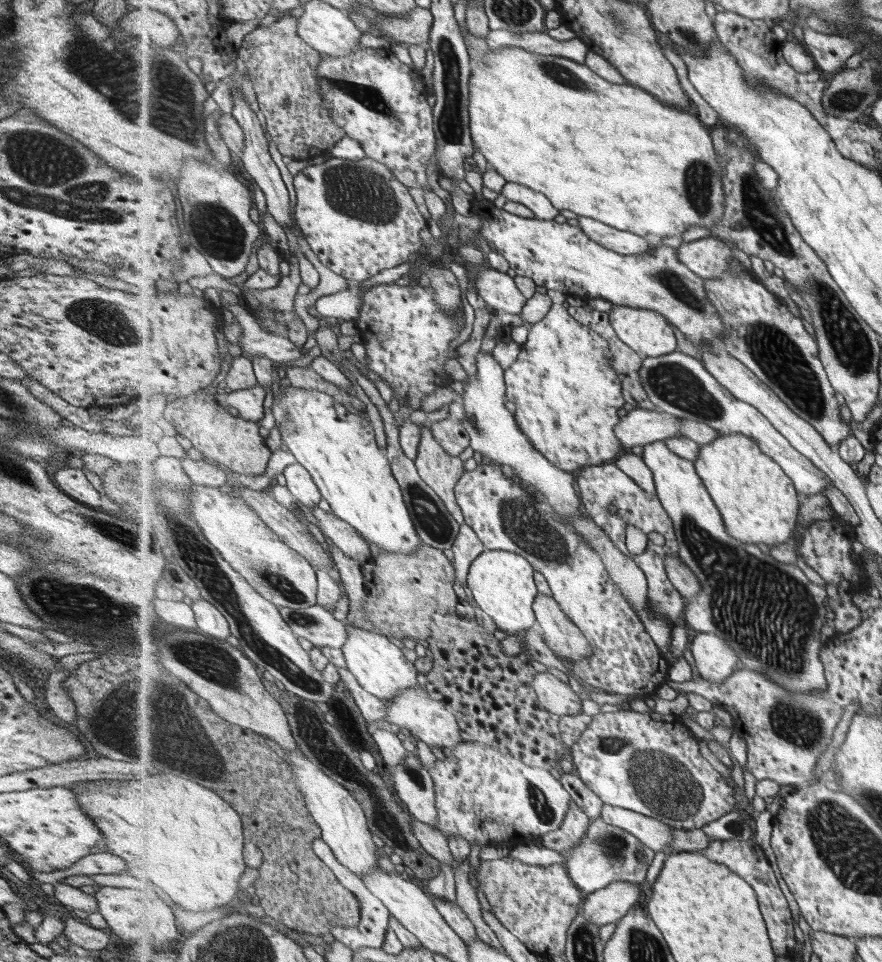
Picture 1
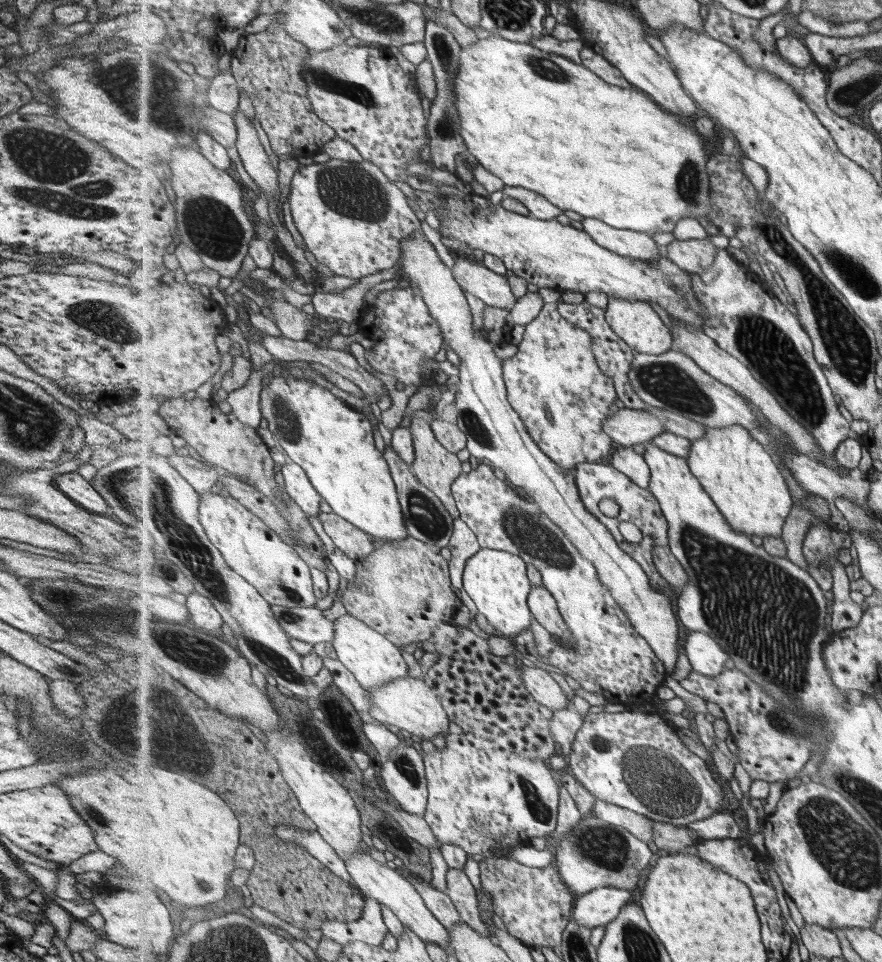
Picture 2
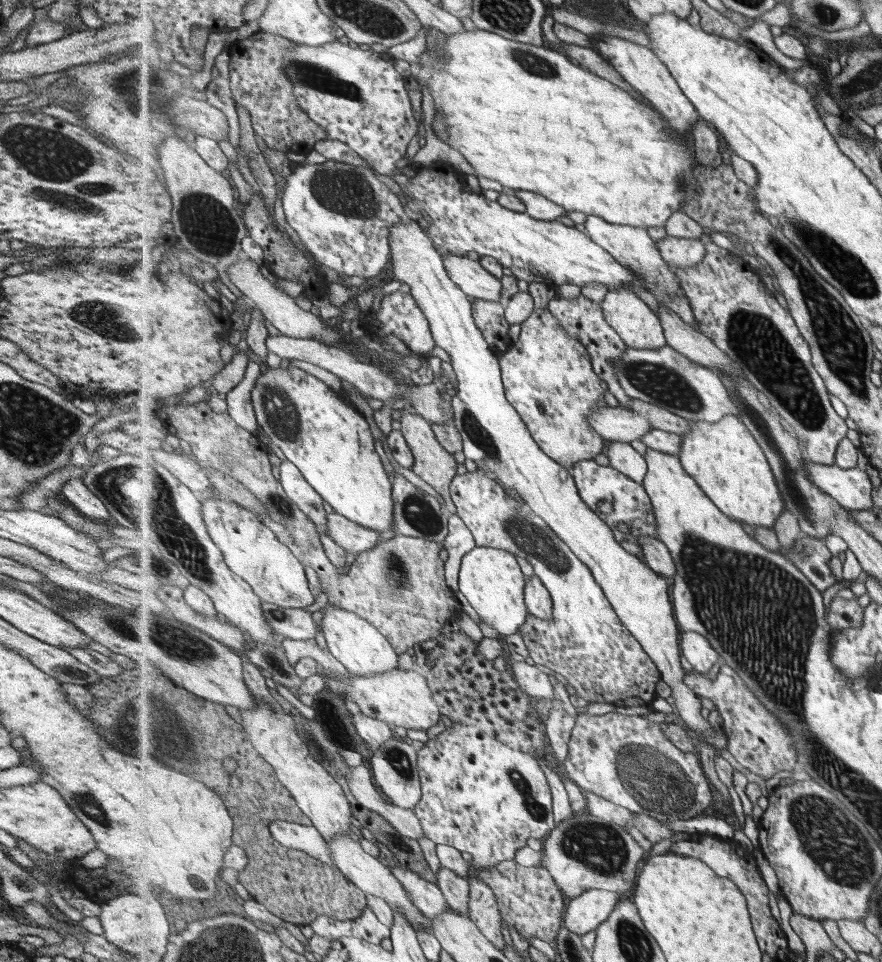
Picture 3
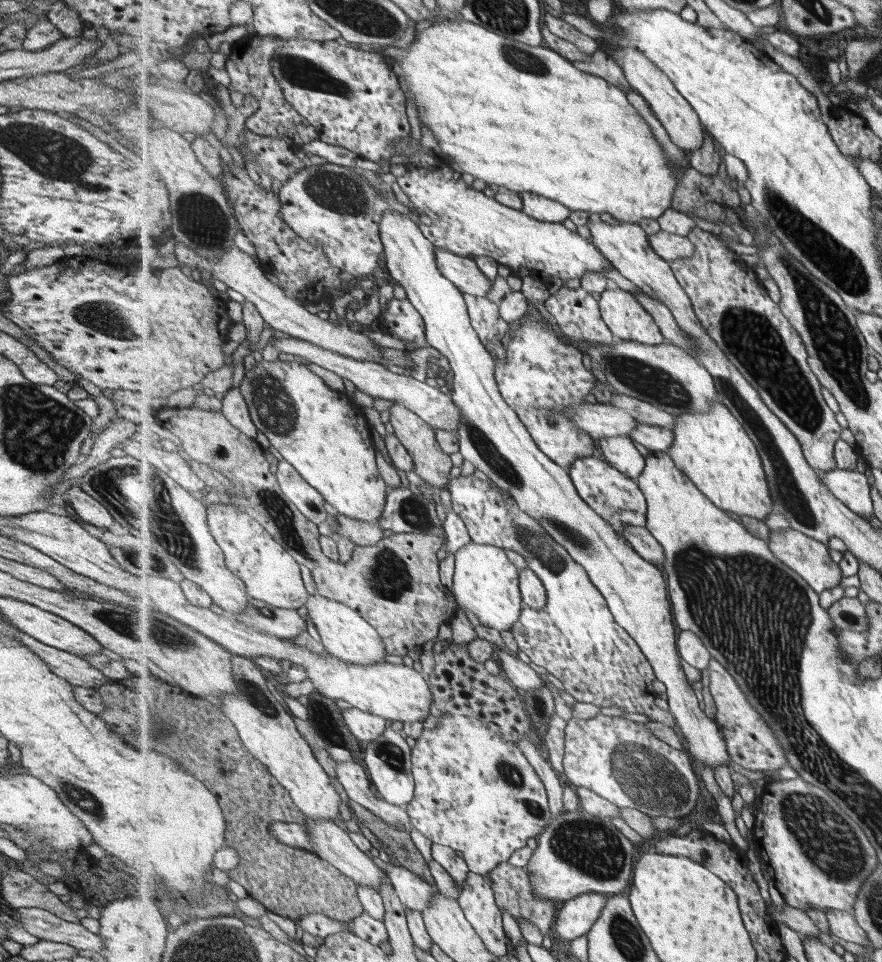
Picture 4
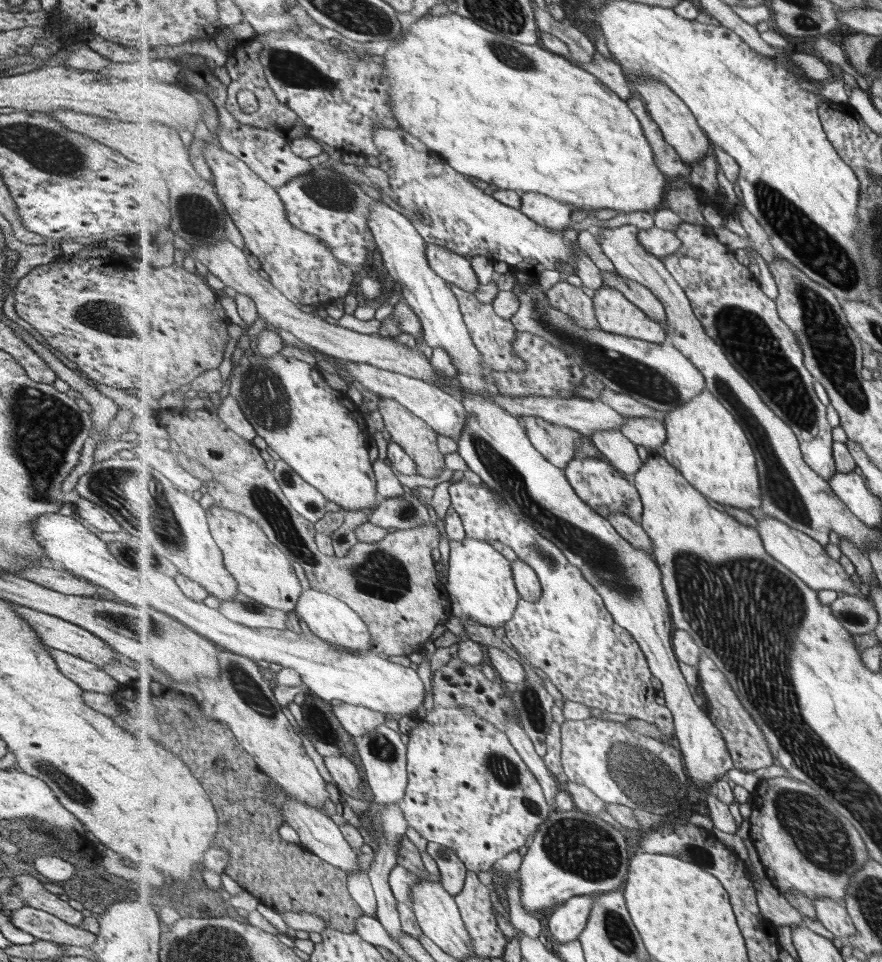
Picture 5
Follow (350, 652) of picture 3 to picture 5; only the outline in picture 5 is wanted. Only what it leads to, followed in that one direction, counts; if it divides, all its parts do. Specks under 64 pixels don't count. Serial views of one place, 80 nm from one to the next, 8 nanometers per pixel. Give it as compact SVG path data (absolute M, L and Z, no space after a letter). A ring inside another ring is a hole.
M313 588L304 590L295 611L319 638L336 646L342 646L346 650L372 650L374 646L374 637L363 617L331 593L319 592Z

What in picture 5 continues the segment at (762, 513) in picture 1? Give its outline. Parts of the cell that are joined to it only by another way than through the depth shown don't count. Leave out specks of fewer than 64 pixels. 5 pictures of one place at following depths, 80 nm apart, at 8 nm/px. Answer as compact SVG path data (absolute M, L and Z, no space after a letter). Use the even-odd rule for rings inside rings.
M709 389L691 402L665 413L668 437L660 453L678 468L707 498L724 505L751 510L762 508L758 457L737 417Z

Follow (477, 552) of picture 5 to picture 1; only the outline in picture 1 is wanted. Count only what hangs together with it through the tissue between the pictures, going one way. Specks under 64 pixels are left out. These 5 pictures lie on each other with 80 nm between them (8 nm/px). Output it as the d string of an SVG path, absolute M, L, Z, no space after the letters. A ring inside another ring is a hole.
M486 550L471 565L468 586L478 606L507 635L515 635L515 632L522 635L538 622L534 611L539 594L535 584L535 567L524 556L516 552Z

